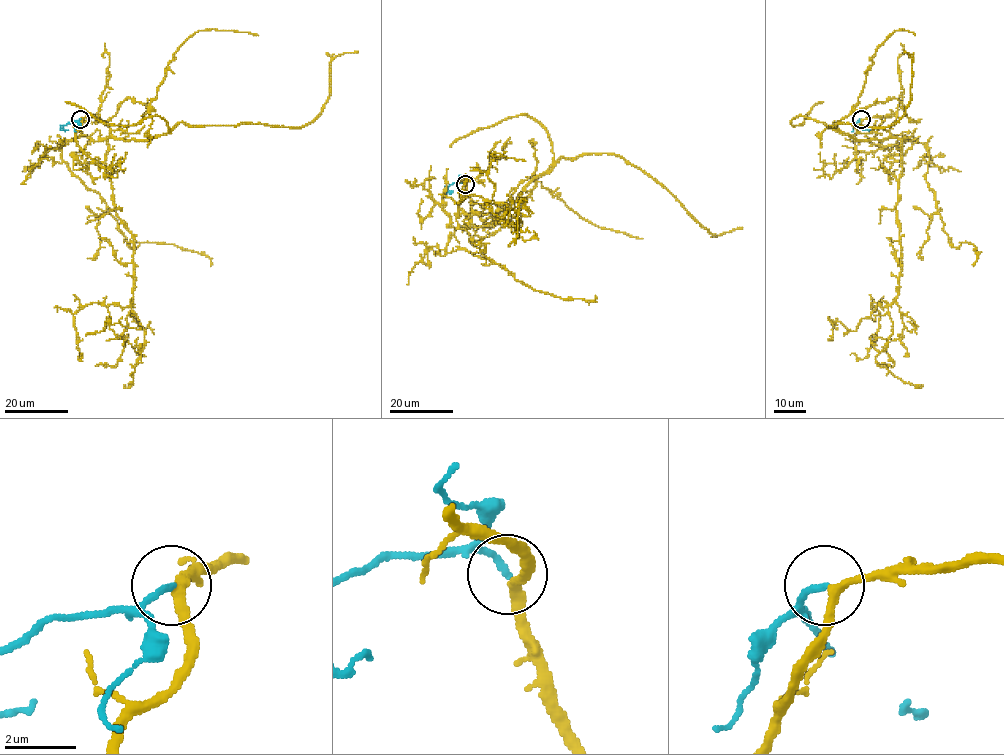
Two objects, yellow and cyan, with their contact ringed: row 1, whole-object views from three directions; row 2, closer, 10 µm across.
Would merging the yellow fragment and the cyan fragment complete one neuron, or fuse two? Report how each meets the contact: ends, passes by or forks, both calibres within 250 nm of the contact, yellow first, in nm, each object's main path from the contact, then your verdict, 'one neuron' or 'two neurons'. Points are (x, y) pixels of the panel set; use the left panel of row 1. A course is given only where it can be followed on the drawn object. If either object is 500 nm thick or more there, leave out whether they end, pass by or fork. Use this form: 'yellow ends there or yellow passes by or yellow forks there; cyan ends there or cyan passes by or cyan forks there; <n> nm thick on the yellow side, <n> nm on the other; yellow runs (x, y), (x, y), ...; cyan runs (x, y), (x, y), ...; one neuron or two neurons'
yellow passes by; cyan ends there; 240 nm thick on the yellow side, 180 nm on the other; yellow runs (80, 119), (96, 114), (123, 139), (147, 140), (185, 122), (302, 127), (329, 94), (331, 61), (357, 51); cyan runs (80, 119), (69, 122), (62, 129), (68, 129); two neurons

